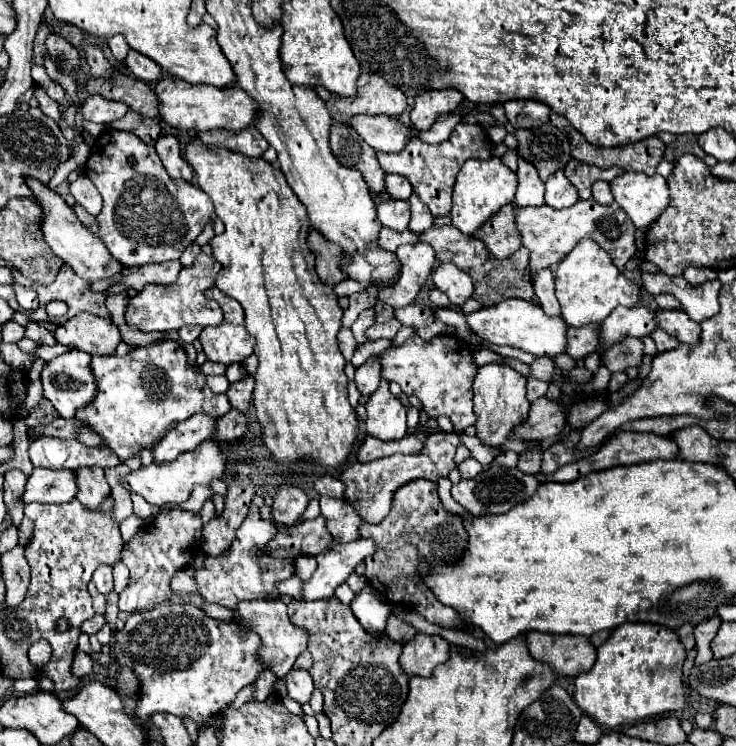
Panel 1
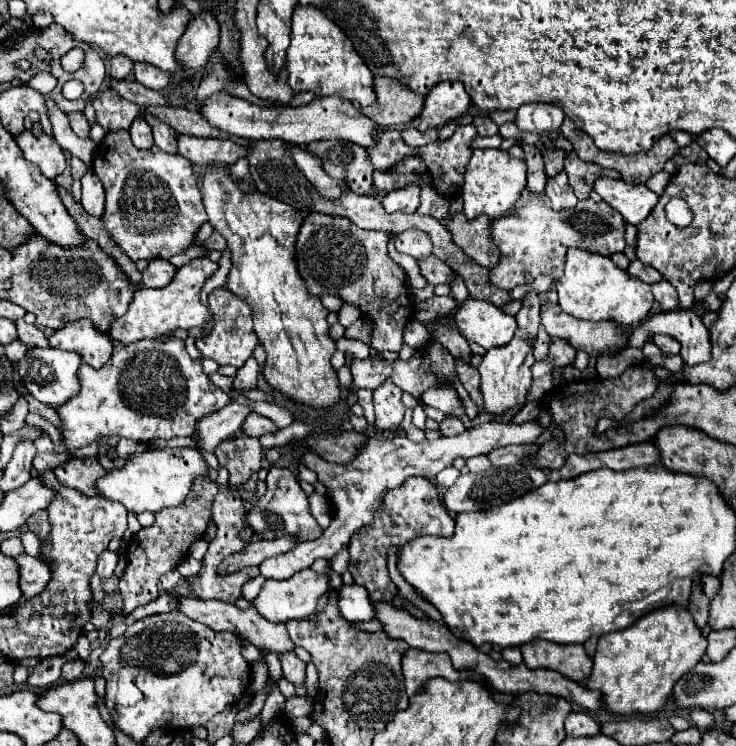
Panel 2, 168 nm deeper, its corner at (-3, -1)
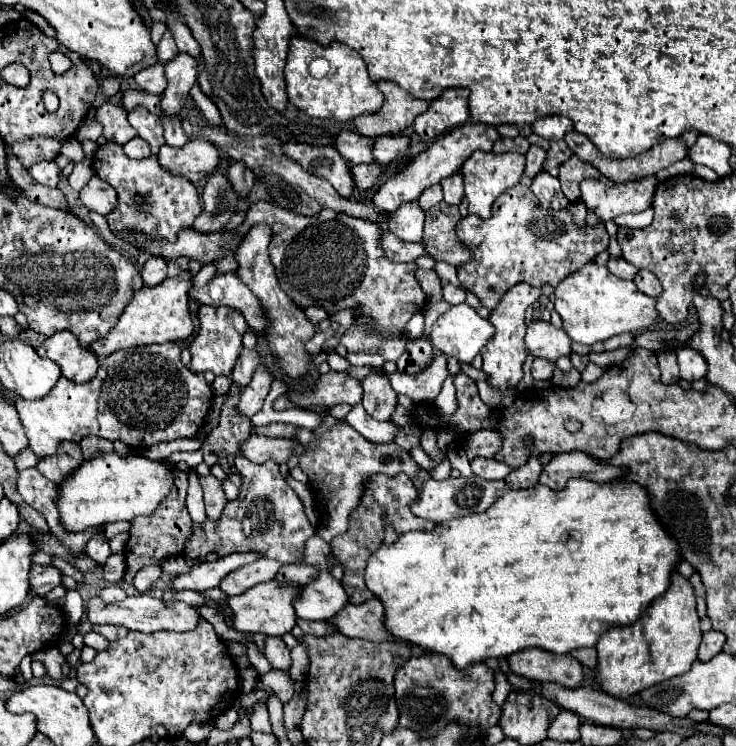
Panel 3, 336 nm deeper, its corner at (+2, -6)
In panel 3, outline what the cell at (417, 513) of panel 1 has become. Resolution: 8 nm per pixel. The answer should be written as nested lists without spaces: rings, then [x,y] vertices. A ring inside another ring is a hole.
[[[400,473],[396,477],[386,477],[386,475],[374,475],[374,479],[370,481],[370,485],[366,487],[366,493],[362,495],[360,507],[356,511],[352,511],[350,515],[350,523],[348,523],[348,531],[336,539],[332,539],[332,551],[338,557],[338,561],[344,567],[344,579],[342,579],[342,587],[350,593],[350,603],[358,605],[364,603],[368,599],[374,597],[374,593],[368,591],[366,583],[364,583],[364,569],[368,563],[368,557],[382,545],[384,541],[384,531],[386,531],[386,523],[394,525],[394,531],[398,535],[408,533],[408,531],[432,531],[436,527],[436,523],[420,519],[412,513],[410,505],[412,501],[418,499],[418,489],[414,487],[414,483],[410,481],[408,475]]]

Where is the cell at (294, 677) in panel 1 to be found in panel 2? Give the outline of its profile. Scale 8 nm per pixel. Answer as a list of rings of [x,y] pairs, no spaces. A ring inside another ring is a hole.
[[[285,652],[279,656],[283,666],[283,676],[293,684],[305,682],[305,662],[295,656],[295,652]]]

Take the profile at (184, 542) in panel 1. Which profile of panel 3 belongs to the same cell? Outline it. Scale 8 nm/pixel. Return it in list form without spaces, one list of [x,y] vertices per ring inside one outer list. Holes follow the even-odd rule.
[[[174,471],[174,475],[176,475],[176,483],[174,483],[172,495],[168,495],[168,499],[164,499],[164,503],[160,503],[160,507],[156,507],[156,511],[152,515],[132,519],[130,539],[126,543],[126,575],[124,575],[126,583],[132,583],[134,575],[146,565],[158,565],[166,557],[182,555],[188,539],[194,533],[192,519],[190,519],[190,513],[186,509],[188,475],[184,471]]]

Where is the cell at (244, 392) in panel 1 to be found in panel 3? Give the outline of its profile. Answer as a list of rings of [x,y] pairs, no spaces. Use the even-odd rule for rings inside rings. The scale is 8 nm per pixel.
[[[244,349],[242,355],[240,355],[240,359],[236,361],[234,371],[232,371],[232,381],[234,381],[234,385],[240,387],[240,389],[244,389],[244,387],[252,381],[252,375],[254,375],[254,371],[256,371],[258,365],[260,365],[260,359],[258,359],[256,349],[254,349],[254,351]]]

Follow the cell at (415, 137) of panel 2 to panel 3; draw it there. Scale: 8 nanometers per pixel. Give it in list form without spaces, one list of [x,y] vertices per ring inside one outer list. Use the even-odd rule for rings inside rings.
[[[388,135],[388,137],[378,137],[374,143],[374,157],[382,165],[390,165],[392,161],[400,159],[406,155],[410,147],[410,137],[406,135]]]

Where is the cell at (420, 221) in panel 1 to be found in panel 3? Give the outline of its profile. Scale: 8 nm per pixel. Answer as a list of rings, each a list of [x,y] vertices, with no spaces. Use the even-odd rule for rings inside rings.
[[[432,185],[432,187],[428,187],[428,189],[420,195],[418,205],[420,205],[422,211],[428,211],[430,207],[434,207],[434,205],[440,203],[440,201],[442,201],[442,189],[440,189],[440,185]]]

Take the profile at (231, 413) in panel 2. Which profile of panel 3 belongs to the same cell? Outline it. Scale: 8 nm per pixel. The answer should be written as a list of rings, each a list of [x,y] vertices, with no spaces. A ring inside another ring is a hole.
[[[260,365],[256,369],[256,375],[252,377],[252,383],[242,391],[240,401],[236,405],[236,413],[252,419],[262,409],[262,403],[270,391],[270,383],[272,383],[272,377],[270,377],[268,369]]]

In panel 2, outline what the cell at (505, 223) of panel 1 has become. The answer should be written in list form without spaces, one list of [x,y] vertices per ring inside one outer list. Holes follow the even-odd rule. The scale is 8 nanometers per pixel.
[[[457,212],[453,216],[447,216],[443,224],[451,232],[453,242],[477,264],[493,268],[499,262],[499,250],[489,236],[489,216],[477,216],[469,220],[463,212]]]

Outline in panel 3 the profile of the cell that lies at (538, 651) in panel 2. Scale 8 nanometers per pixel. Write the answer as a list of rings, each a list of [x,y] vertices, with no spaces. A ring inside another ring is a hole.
[[[524,649],[508,657],[510,669],[532,681],[554,681],[564,687],[578,687],[582,681],[582,665],[572,655],[556,655],[544,649]]]

